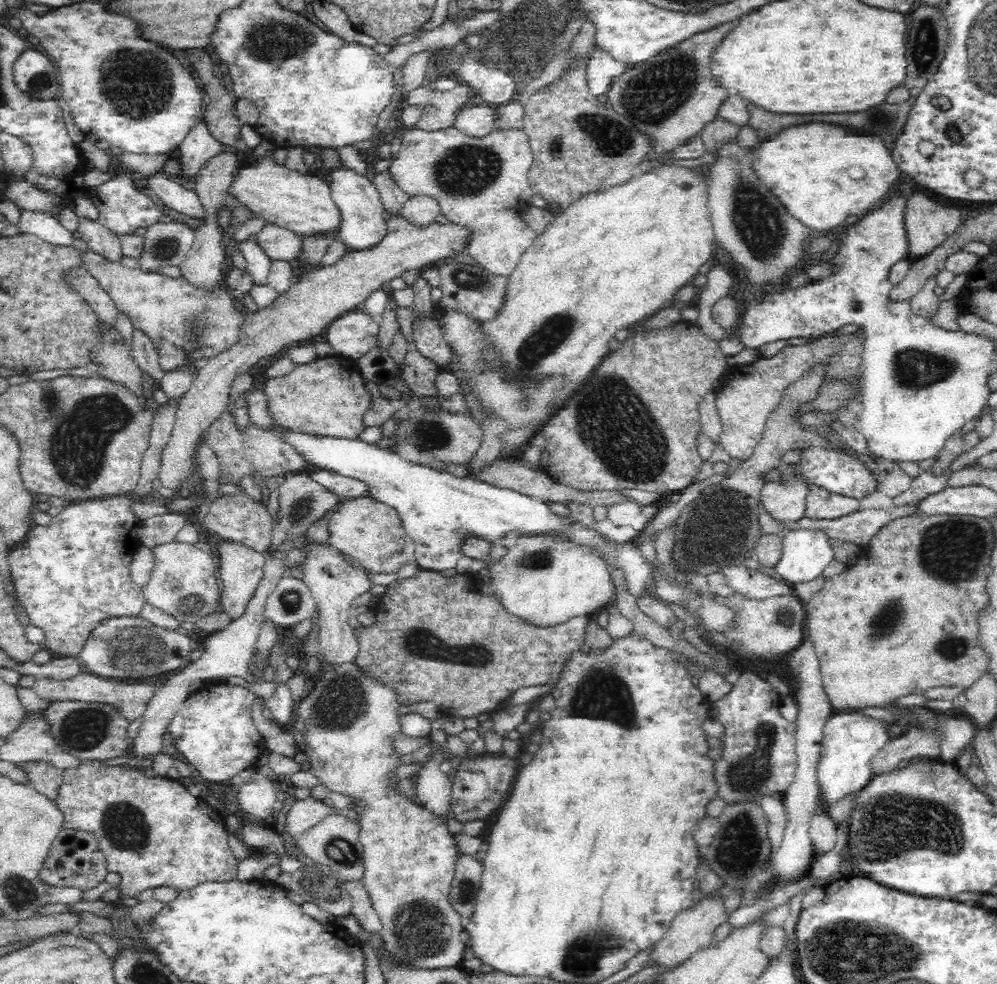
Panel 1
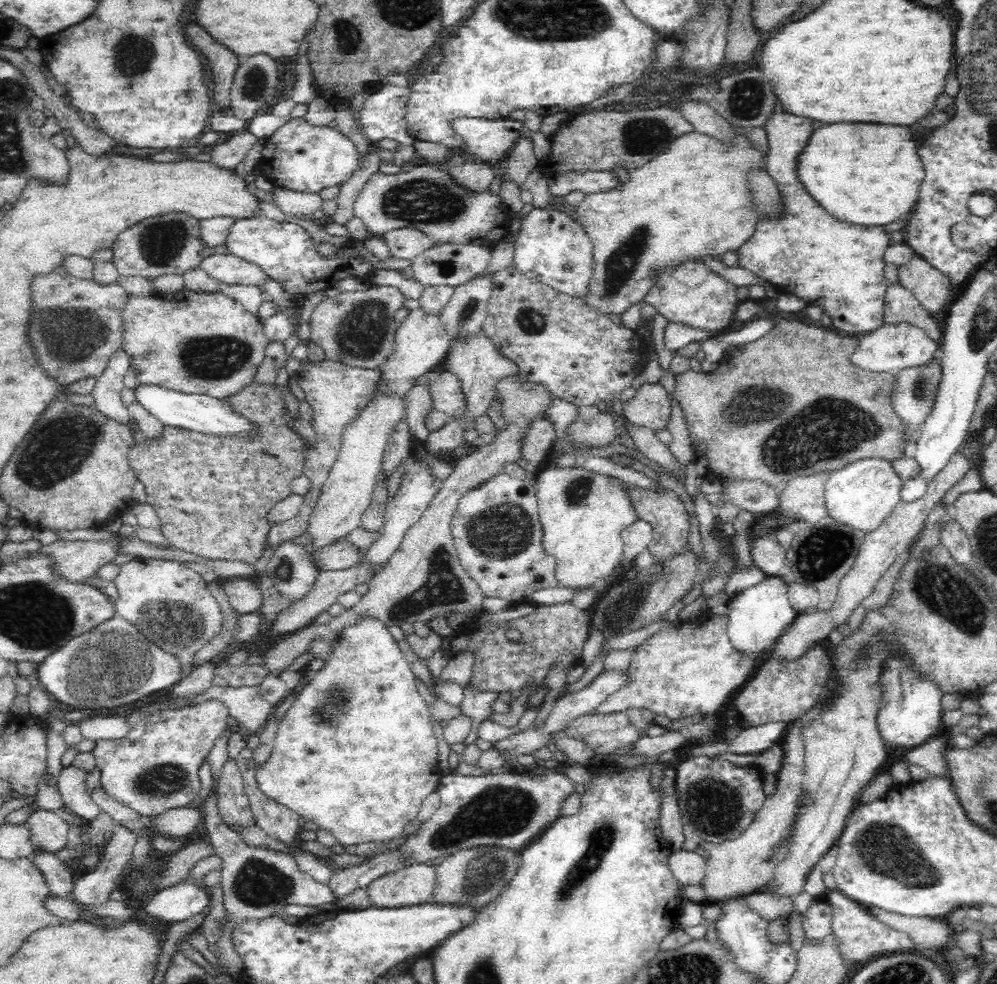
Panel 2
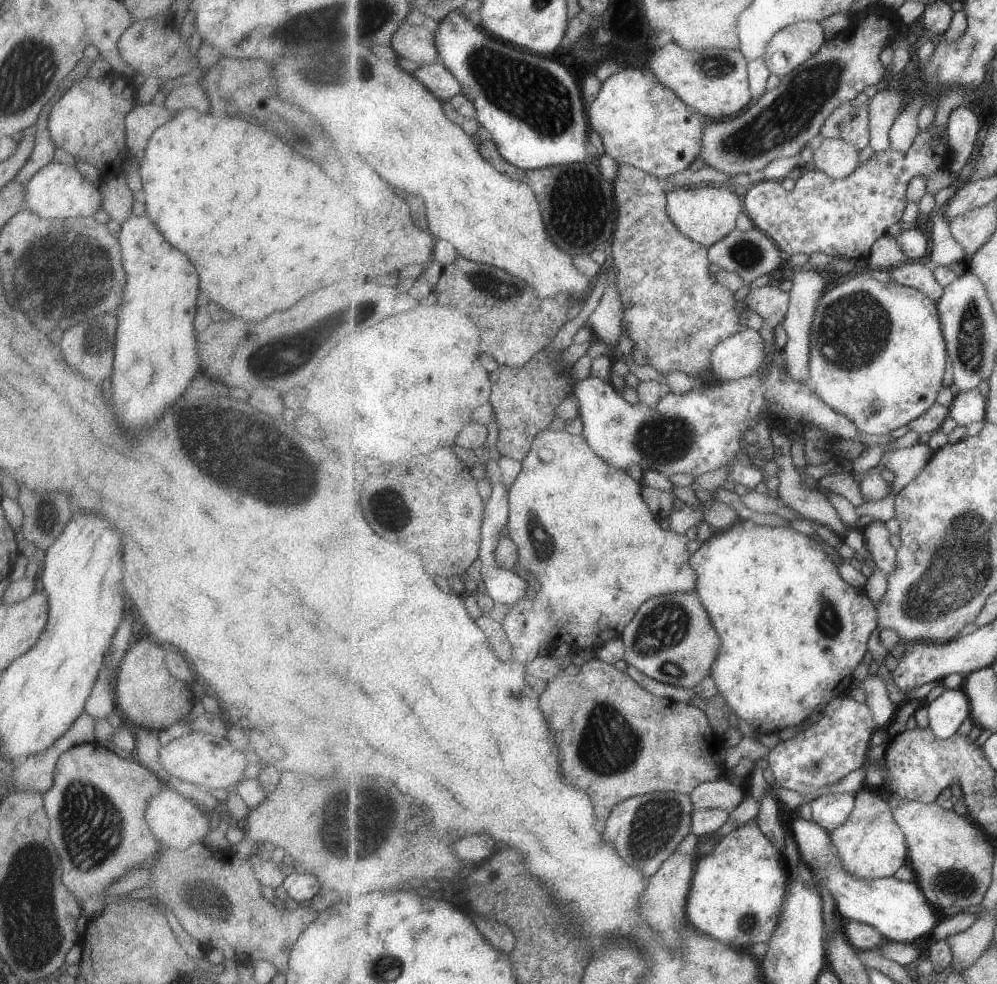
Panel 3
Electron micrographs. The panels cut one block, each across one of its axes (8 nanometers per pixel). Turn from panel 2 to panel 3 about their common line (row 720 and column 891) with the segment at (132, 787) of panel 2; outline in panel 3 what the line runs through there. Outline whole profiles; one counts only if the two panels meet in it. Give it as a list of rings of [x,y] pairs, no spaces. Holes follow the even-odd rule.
[[[934,122],[919,132],[915,145],[908,152],[902,152],[894,147],[885,151],[877,151],[860,168],[845,179],[837,179],[827,172],[816,168],[808,171],[797,180],[796,188],[788,190],[783,181],[758,178],[751,187],[745,199],[745,208],[754,222],[764,232],[768,233],[781,249],[791,255],[798,252],[809,256],[816,253],[826,253],[830,256],[845,256],[852,260],[869,260],[875,244],[889,232],[897,230],[898,222],[902,221],[904,210],[908,208],[909,186],[917,176],[930,178],[940,169],[951,170],[951,138],[949,132]]]

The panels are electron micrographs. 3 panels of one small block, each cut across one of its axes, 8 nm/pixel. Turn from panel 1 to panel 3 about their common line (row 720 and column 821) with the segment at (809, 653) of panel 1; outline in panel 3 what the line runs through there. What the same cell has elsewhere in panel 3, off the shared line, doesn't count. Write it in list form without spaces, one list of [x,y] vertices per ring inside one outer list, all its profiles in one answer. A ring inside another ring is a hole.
[[[828,793],[812,803],[815,821],[832,832],[851,819],[857,805],[857,794]]]

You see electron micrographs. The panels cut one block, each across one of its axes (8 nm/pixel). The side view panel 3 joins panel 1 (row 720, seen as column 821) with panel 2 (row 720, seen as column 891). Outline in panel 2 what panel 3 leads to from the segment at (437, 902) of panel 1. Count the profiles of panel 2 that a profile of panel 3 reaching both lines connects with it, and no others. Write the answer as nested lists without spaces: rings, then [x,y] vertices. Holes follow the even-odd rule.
[[[372,620],[362,622],[358,626],[346,628],[338,638],[337,647],[330,652],[325,665],[316,672],[310,672],[298,688],[297,696],[292,706],[277,724],[275,743],[268,762],[258,768],[256,777],[260,789],[272,799],[290,807],[297,812],[302,821],[318,824],[320,828],[330,830],[335,841],[341,845],[376,842],[381,843],[397,837],[404,832],[406,824],[417,818],[422,801],[432,791],[436,791],[444,771],[440,768],[438,739],[434,730],[434,720],[431,715],[431,706],[425,702],[414,680],[414,671],[408,667],[409,663],[404,653],[399,649],[397,642],[392,638],[388,629],[379,622]]]

